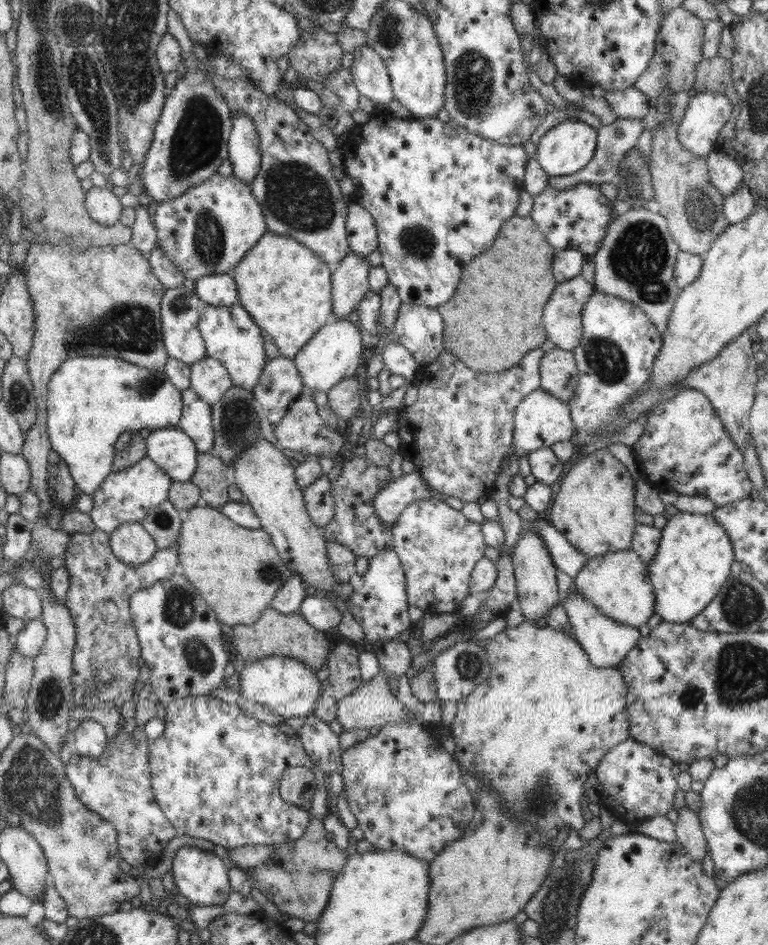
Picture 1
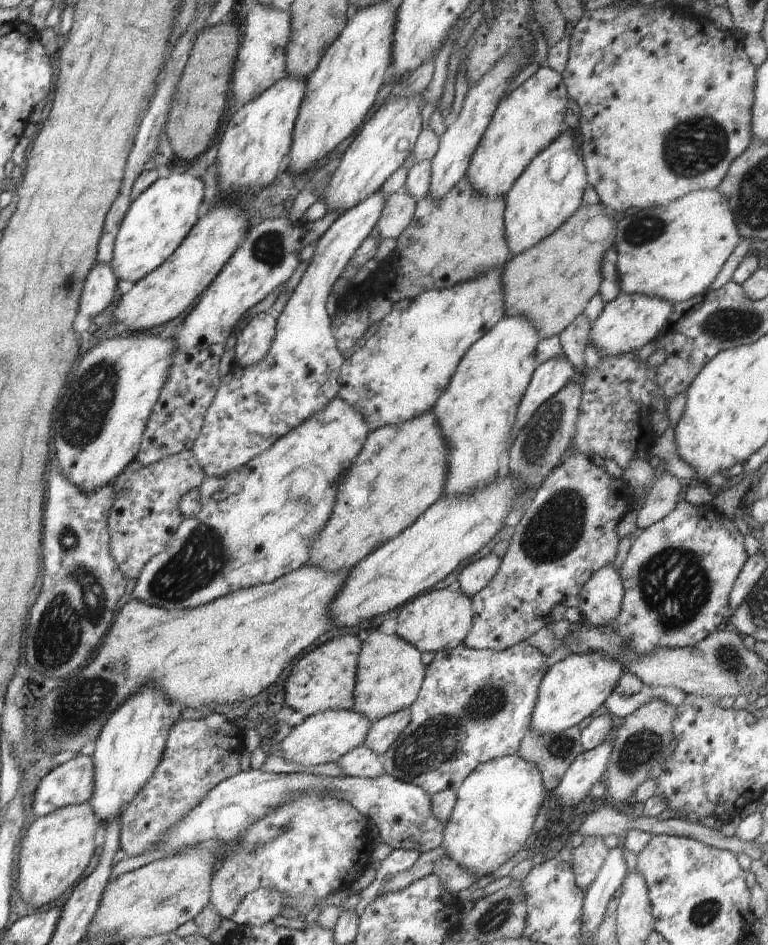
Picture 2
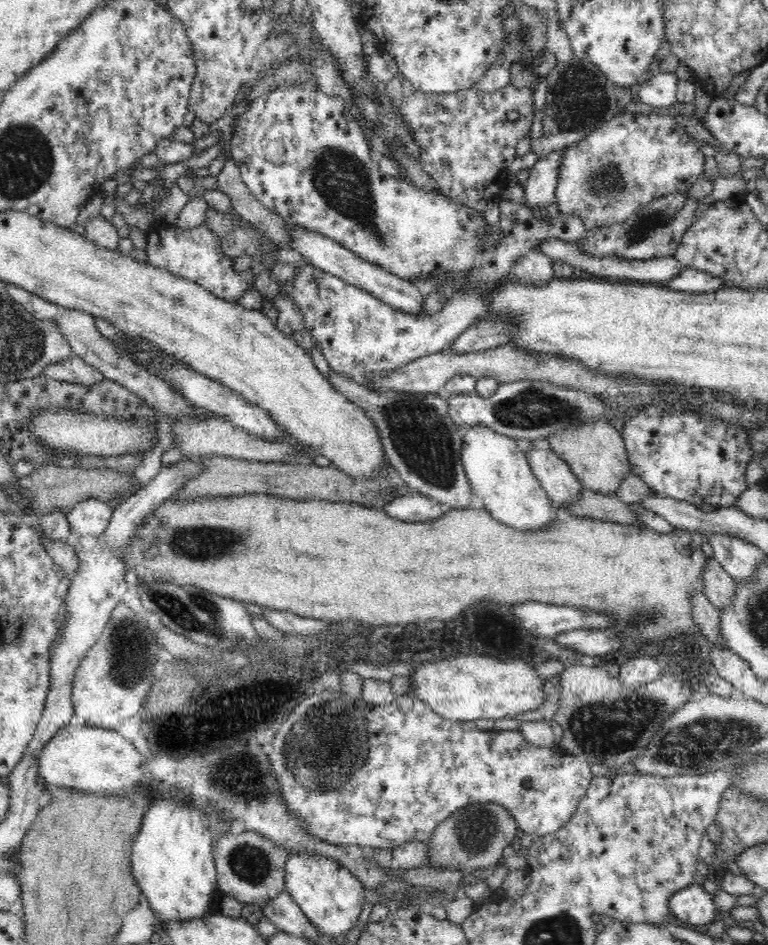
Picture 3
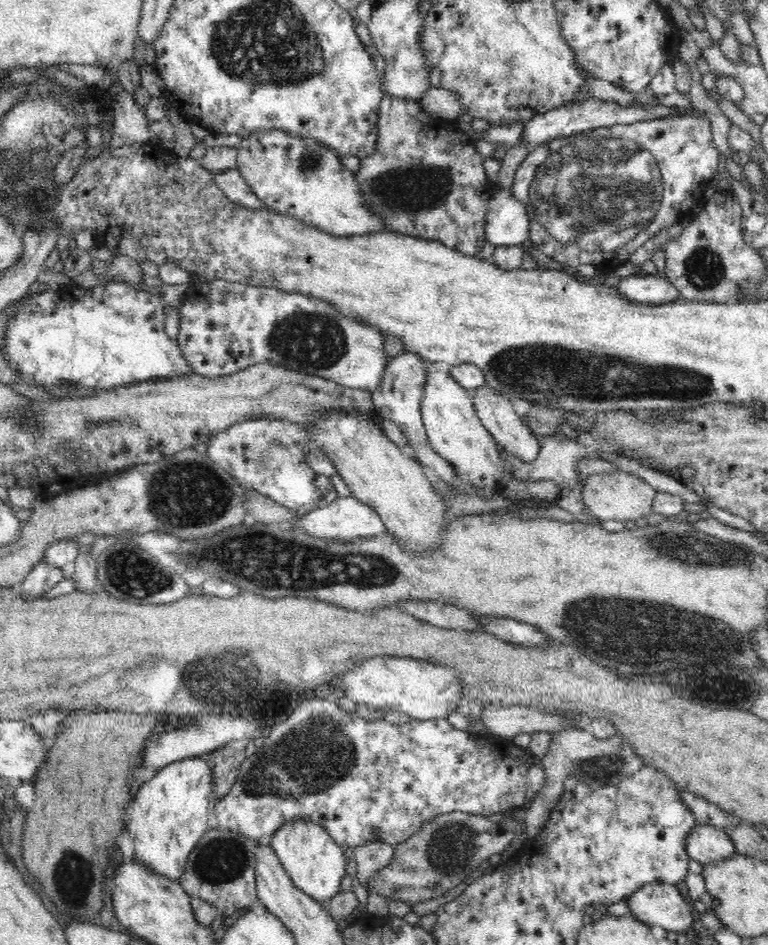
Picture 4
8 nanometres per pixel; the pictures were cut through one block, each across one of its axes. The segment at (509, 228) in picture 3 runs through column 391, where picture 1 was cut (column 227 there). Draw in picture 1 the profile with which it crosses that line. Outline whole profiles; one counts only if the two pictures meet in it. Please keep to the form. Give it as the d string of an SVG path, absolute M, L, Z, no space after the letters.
M240 300L229 307L214 307L204 304L199 315L199 329L205 342L208 357L219 360L230 374L233 386L252 393L260 382L266 366L266 352L262 329L254 322L248 311L241 306Z

